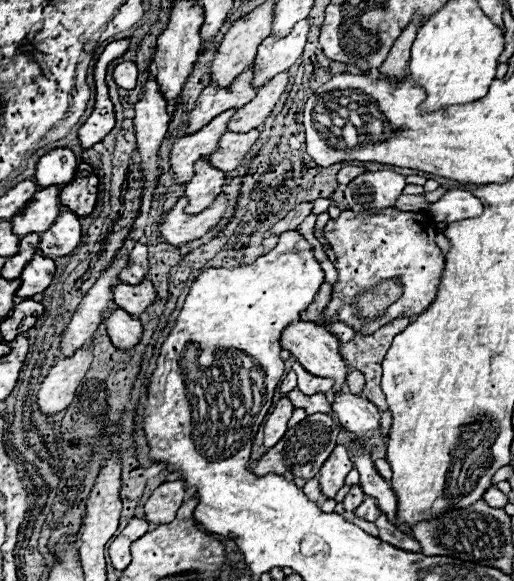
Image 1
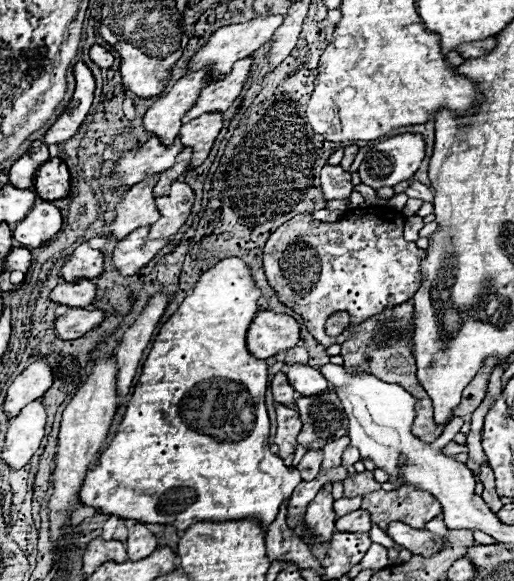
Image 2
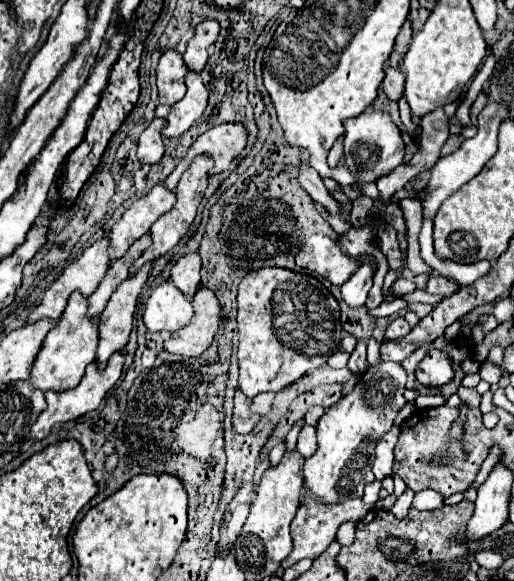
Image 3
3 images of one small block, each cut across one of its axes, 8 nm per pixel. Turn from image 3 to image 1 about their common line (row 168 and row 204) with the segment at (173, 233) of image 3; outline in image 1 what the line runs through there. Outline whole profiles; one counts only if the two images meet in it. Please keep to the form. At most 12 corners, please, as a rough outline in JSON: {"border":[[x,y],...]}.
{"border":[[208,160],[194,164],[186,184],[186,214],[208,208],[224,186],[224,172]]}

